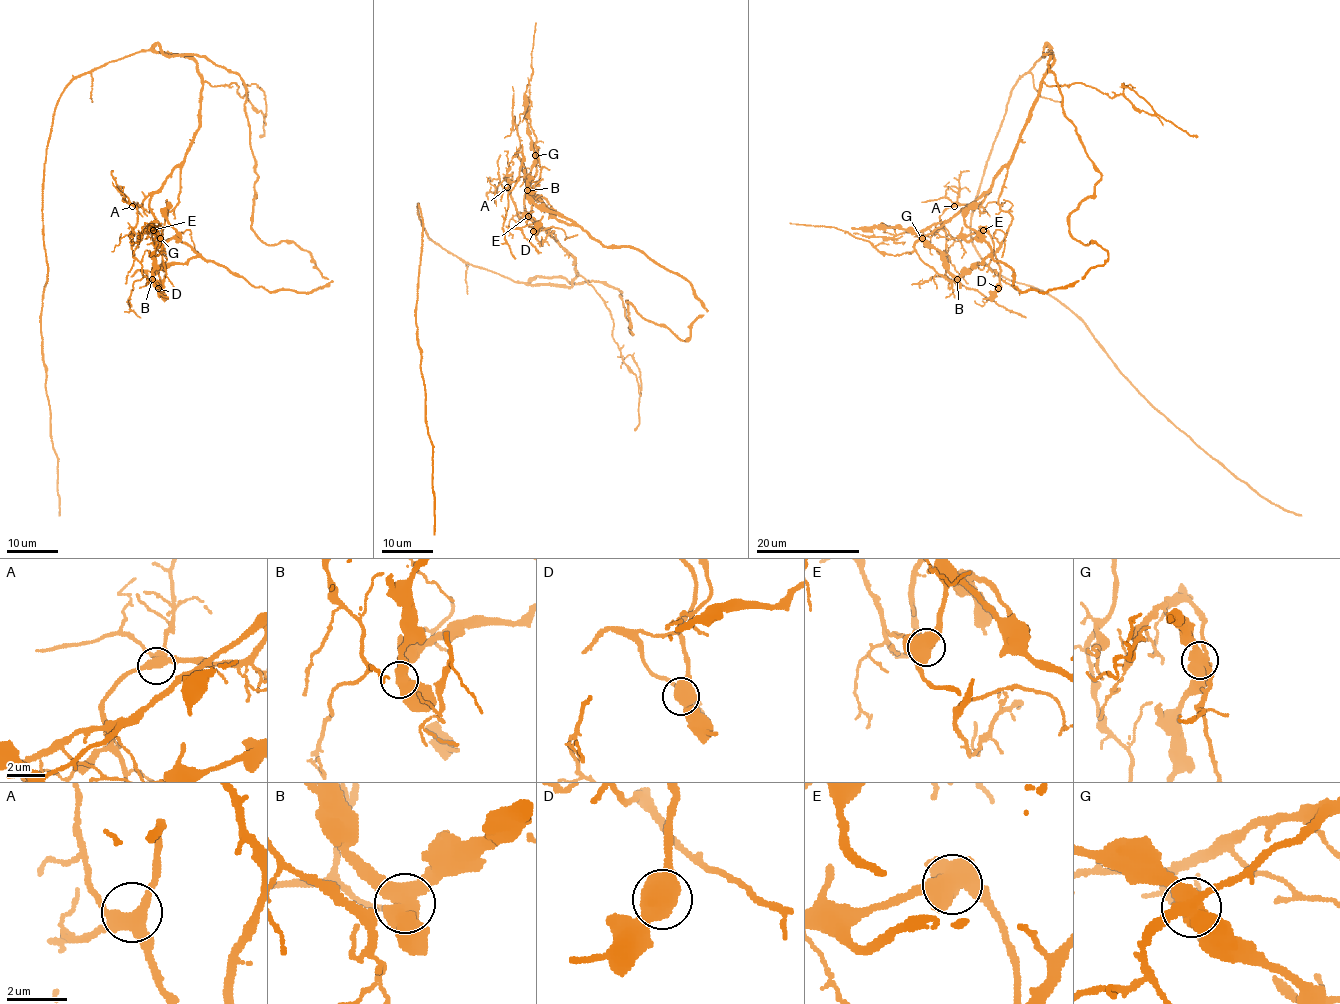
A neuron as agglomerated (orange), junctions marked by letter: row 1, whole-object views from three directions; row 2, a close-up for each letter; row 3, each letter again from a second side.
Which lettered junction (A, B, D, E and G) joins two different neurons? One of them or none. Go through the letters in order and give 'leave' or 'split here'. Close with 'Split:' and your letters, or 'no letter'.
A: leave
B: leave
D: leave
E: leave
G: leave
Split: no letter

